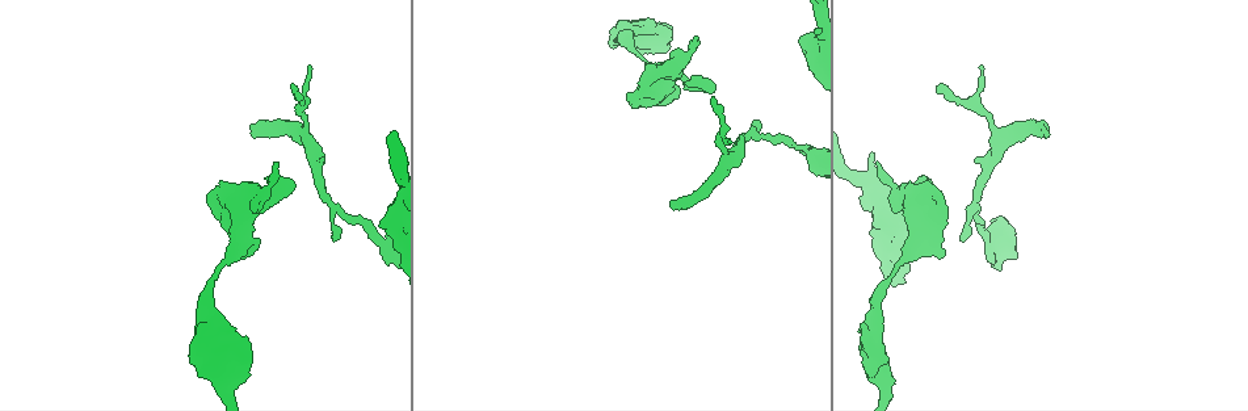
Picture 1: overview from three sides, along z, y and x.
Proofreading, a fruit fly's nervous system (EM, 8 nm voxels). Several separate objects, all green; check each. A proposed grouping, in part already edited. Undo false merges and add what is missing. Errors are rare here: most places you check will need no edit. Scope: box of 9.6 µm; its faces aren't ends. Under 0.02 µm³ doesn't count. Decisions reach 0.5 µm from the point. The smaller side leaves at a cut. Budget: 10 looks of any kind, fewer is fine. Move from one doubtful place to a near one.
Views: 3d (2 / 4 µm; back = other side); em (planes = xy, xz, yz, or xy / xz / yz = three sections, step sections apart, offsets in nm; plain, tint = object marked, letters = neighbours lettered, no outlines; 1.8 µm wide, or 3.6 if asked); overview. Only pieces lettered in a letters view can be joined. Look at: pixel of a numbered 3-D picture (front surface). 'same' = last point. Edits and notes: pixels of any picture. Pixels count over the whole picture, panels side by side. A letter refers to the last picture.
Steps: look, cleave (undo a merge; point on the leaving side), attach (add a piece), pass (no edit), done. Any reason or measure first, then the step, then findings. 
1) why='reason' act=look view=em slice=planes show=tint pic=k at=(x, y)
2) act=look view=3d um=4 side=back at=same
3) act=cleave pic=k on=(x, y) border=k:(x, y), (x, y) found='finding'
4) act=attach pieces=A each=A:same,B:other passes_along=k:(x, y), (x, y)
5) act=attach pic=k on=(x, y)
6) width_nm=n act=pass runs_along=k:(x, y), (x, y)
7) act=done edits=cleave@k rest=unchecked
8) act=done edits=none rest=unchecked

why='branch stops here' act=look view=em slice=planes show=letters pic=1 at=(276, 163)

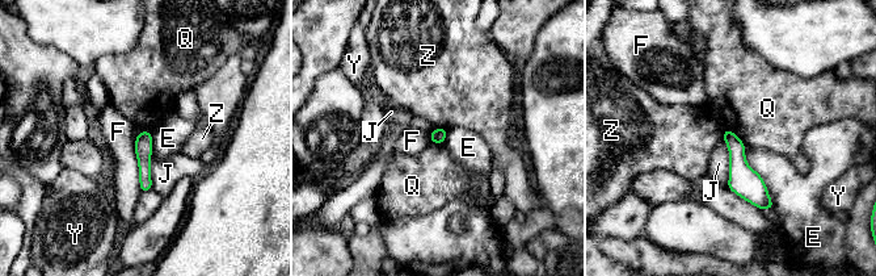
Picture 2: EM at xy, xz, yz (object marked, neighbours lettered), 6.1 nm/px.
act=pass each=E:other,F:other,J:other,Q:other,Y:other,Z:other runs_along=2:(727, 133), (742, 179), (769, 205) found='none of them fits'

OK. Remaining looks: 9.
why='three arms meet' act=look view=3d um=4 pic=1 at=(906, 252)

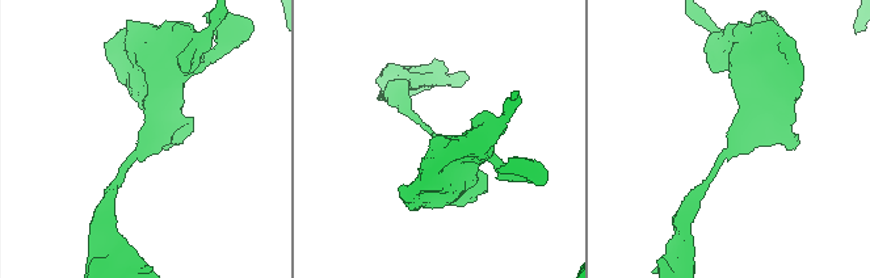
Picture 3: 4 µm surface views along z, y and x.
arms=3 why='shape alone is not enough' act=look view=em slice=xz step=4 show=tint pic=3 at=(737, 136)

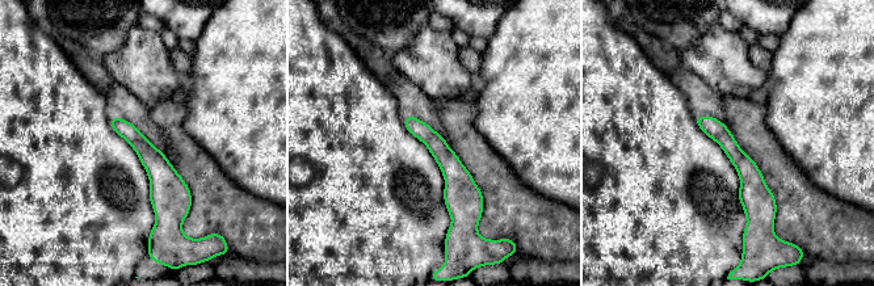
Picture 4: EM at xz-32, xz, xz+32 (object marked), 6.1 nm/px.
act=look view=em slice=planes show=letters at=same

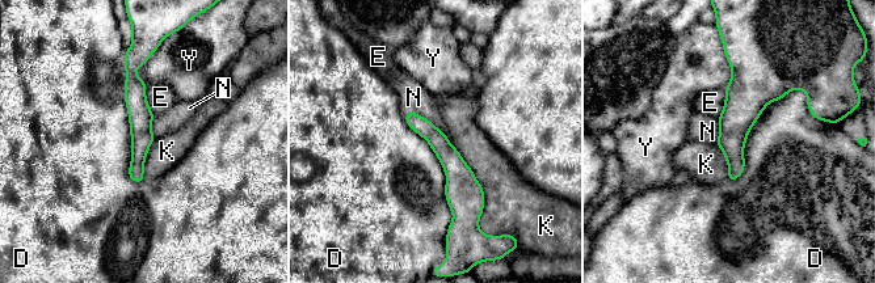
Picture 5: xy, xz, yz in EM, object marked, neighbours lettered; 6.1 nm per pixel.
longest_contact=D:750nm act=pass each=D:other,E:other,K:other,N:other,Y:other runs_along=5:(135, 60), (141, 178) found='one neuron here'

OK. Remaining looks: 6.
why='branch stops here' act=look view=3d um=4 pic=1 at=(672, 204)

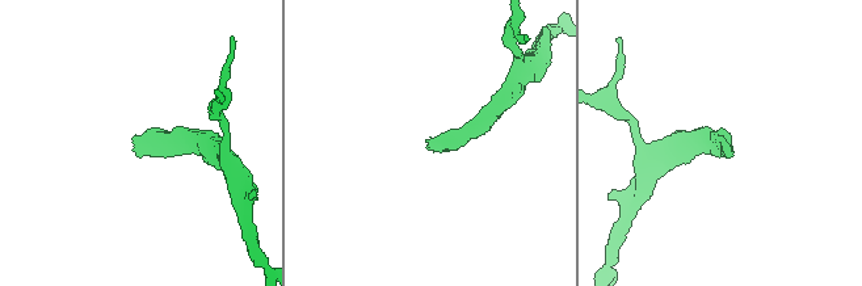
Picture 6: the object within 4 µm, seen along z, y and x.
why='need the tissue' act=look view=em slice=planes show=letters pic=6 at=(142, 156)

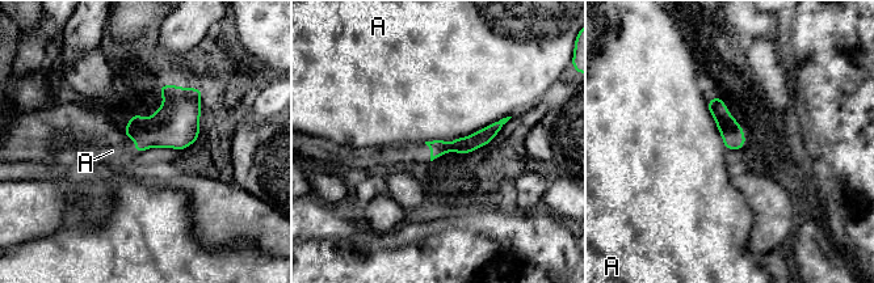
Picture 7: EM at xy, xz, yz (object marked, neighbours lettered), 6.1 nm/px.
act=pass each=A:other border=7:(511, 115), (494, 121), (462, 138) found='none of them fits'

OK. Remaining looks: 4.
why='thick end' act=look view=em slice=xz step=8 show=tint pic=1 at=(671, 29)

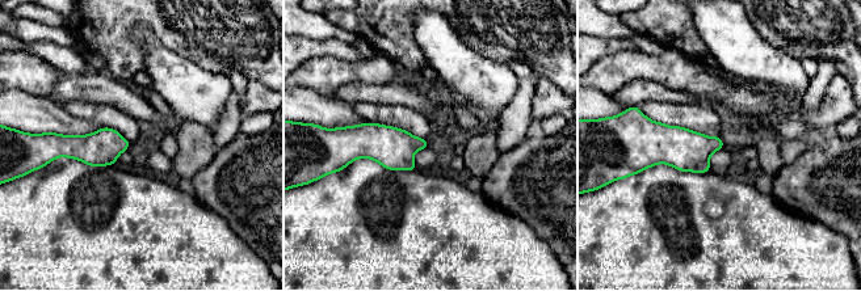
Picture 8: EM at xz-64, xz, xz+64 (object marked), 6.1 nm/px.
act=look view=em slice=yz step=16 show=letters at=same

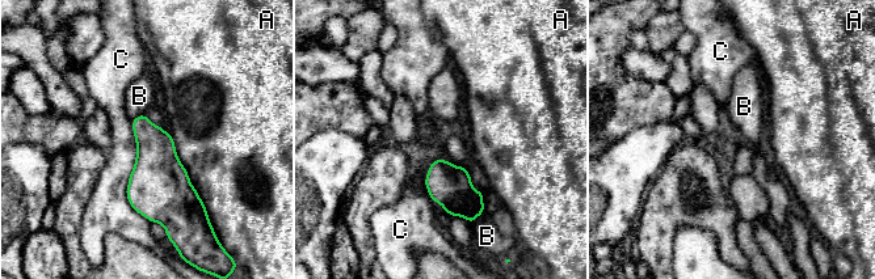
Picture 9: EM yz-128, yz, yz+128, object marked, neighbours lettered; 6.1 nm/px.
act=pass each=A:other,B:other,C:other border=9:(131, 119), (126, 198), (151, 222) found='no lettered piece goes on from it'

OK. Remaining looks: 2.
act=done edits=none rest=unchecked

